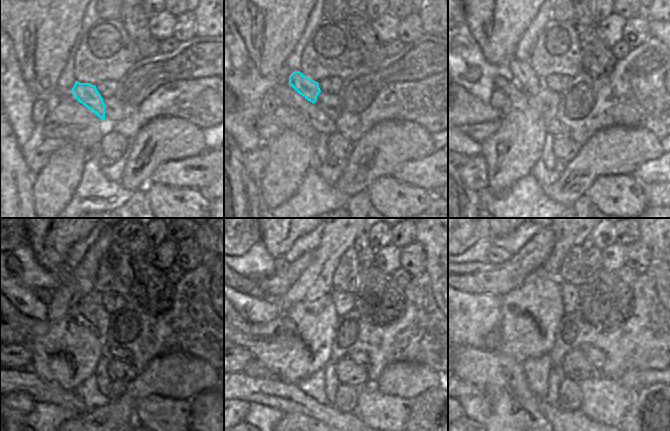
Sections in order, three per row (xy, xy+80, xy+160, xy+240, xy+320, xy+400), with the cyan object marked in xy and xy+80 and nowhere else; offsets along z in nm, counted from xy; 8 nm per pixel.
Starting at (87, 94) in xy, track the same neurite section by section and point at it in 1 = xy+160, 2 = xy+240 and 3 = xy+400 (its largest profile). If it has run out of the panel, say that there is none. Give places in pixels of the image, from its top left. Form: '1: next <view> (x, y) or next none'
1: next xy+160 (523, 74)
2: next xy+240 (64, 273)
3: next xy+400 (496, 255)

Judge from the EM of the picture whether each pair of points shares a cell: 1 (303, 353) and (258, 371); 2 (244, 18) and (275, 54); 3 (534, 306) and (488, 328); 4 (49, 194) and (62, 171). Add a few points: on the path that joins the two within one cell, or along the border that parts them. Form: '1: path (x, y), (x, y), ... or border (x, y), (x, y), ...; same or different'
1: border (255, 358), (273, 376); different
2: path (253, 27), (269, 45); same
3: border (502, 299), (499, 345); different
4: path (53, 188), (60, 177); same

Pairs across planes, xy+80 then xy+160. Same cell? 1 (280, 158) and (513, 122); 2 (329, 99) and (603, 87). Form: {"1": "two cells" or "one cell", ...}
{"1": "one cell", "2": "two cells"}

